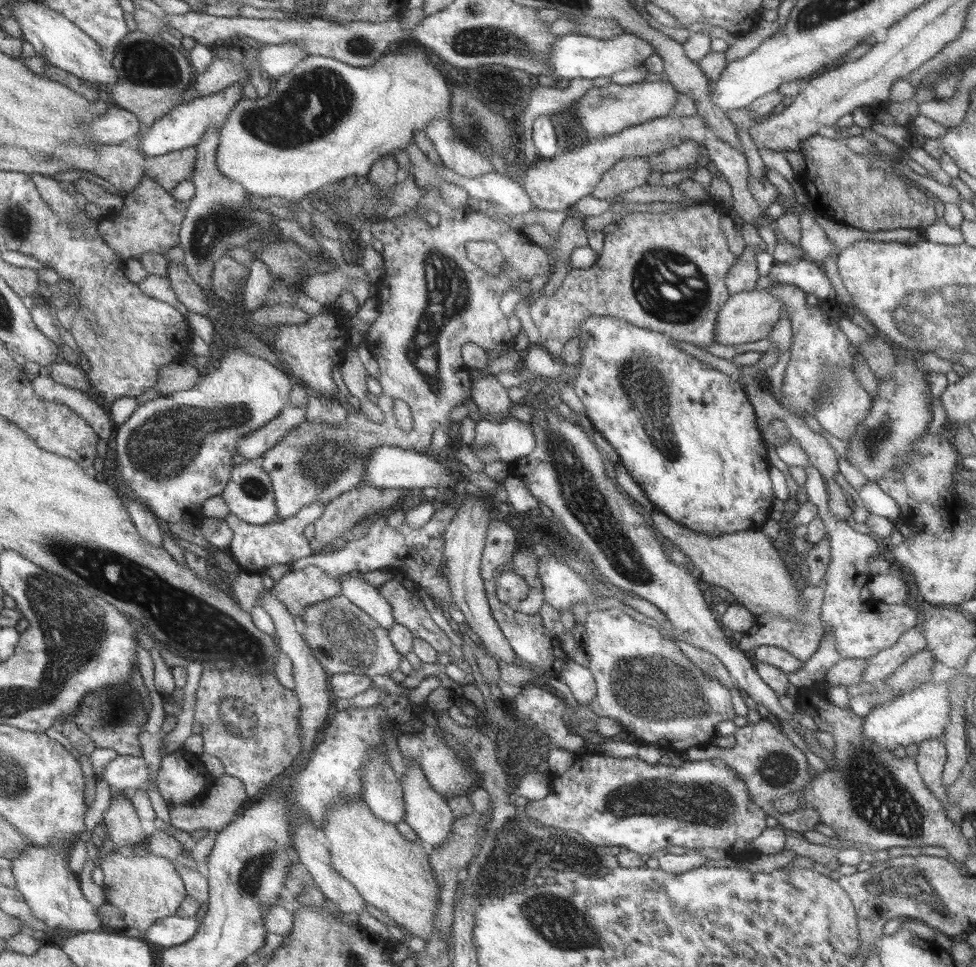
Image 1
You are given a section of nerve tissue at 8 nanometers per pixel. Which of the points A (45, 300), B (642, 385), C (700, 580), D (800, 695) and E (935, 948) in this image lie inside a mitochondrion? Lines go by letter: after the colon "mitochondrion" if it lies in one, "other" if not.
A: other
B: mitochondrion
C: other
D: other
E: other

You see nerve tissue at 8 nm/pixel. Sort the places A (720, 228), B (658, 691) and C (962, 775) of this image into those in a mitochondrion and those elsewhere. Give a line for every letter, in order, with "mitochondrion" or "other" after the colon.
A: other
B: mitochondrion
C: other

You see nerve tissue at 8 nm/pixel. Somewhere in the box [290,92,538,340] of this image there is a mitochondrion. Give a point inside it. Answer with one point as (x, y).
(473, 134)

